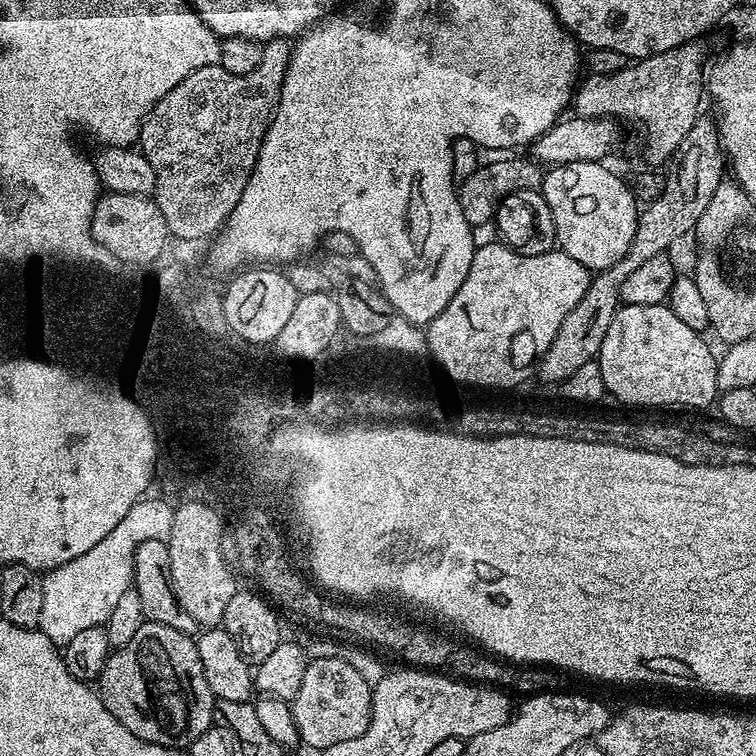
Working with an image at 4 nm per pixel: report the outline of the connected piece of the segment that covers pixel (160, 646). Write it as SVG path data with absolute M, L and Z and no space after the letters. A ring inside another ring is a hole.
M146 622L121 648L109 651L108 661L98 681L98 691L106 710L134 734L134 738L142 738L142 742L154 742L167 748L187 749L200 735L213 727L212 715L216 705L216 697L210 690L210 682L206 682L206 673L202 670L202 658L198 654L195 639L182 630L174 630L174 626L162 626Z

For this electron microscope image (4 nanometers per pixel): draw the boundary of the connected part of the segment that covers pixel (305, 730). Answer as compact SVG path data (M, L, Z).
M318 656L309 659L306 674L302 674L302 686L298 686L298 694L290 703L300 744L309 744L313 750L329 748L366 734L372 717L372 685L341 656Z

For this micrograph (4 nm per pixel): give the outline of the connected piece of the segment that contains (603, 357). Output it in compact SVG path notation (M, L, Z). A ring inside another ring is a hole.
M667 303L655 304L654 306L630 306L629 304L621 304L614 314L614 322L610 322L610 330L606 330L606 338L602 338L602 350L598 357L607 395L609 397L620 396L620 400L624 404L708 404L711 400L713 403L718 396L718 389L716 387L717 357L715 355L708 356L708 344L703 340L704 338L701 333L690 330L690 326L686 326L674 314L674 310L669 308Z

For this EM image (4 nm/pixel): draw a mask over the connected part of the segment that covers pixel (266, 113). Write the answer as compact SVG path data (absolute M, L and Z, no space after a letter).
M280 36L264 44L264 53L258 66L245 76L230 74L230 70L221 64L202 66L182 78L182 82L178 82L178 86L174 86L166 98L158 101L152 113L144 119L144 125L140 127L138 148L150 166L154 166L154 199L162 210L162 218L166 218L168 234L195 242L207 241L228 221L228 216L234 206L238 206L242 190L246 190L246 182L254 170L254 162L258 158L268 123L280 101L284 70L291 56L292 44Z

